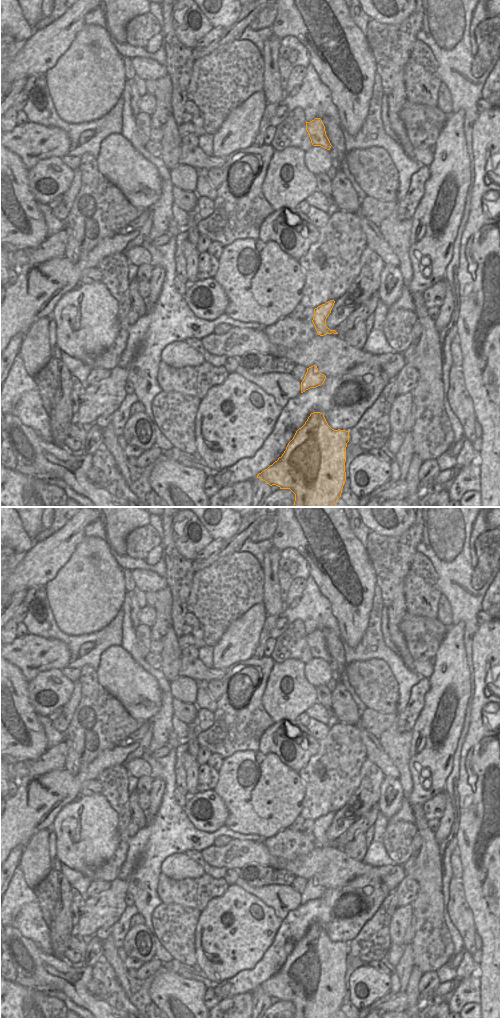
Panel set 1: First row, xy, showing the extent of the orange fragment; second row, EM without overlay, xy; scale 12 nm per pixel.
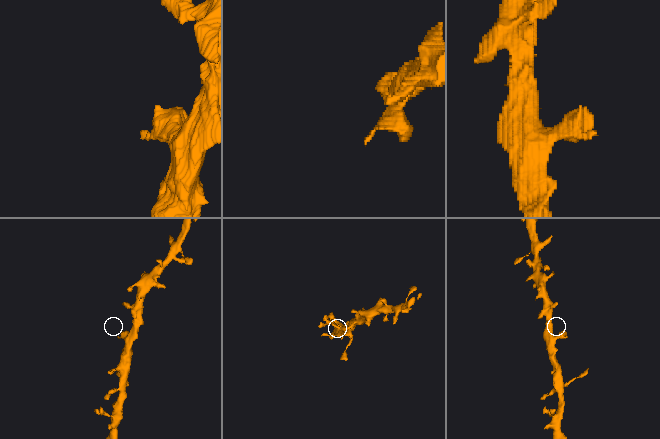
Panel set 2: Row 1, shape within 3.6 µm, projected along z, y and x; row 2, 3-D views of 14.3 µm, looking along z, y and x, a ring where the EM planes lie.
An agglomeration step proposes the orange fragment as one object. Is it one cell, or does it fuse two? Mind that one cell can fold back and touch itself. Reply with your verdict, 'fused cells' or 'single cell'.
single cell

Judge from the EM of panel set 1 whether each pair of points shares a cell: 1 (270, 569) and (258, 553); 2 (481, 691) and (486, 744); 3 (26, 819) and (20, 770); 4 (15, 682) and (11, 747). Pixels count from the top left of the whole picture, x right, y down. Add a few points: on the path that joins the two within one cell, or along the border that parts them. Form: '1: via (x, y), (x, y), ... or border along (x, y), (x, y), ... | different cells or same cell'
1: border along (272, 546), (263, 557), (262, 568) | different cells
2: via (477, 704), (477, 731) | same cell
3: border along (44, 773), (23, 776), (19, 780) | different cells
4: via (17, 703), (23, 720), (33, 730), (32, 745) | same cell

